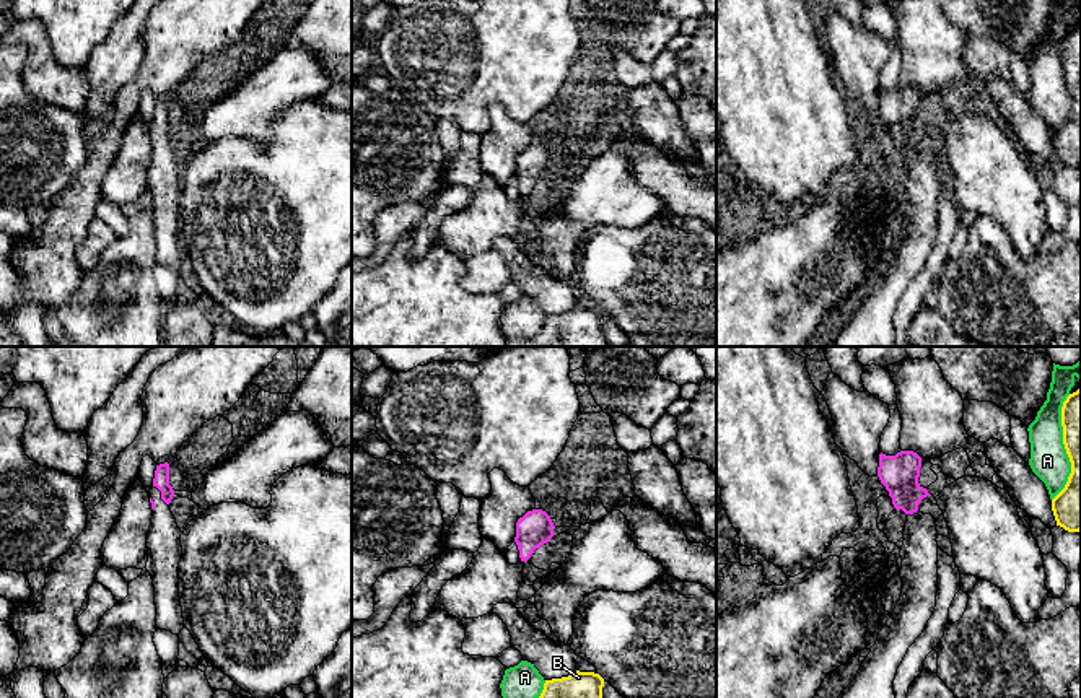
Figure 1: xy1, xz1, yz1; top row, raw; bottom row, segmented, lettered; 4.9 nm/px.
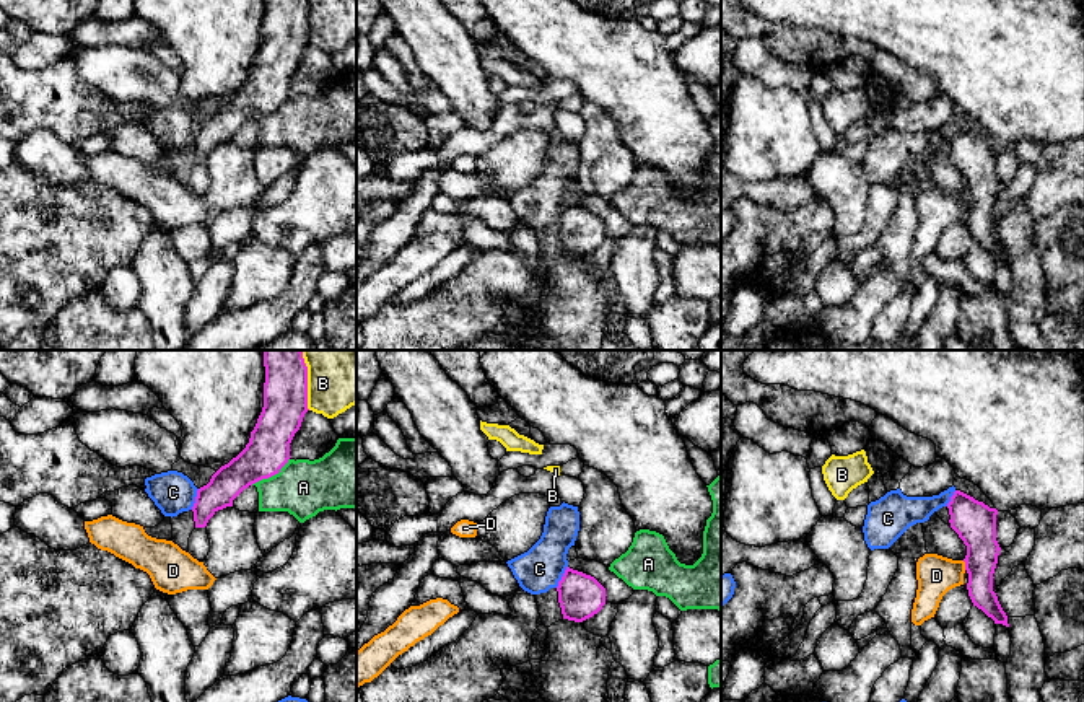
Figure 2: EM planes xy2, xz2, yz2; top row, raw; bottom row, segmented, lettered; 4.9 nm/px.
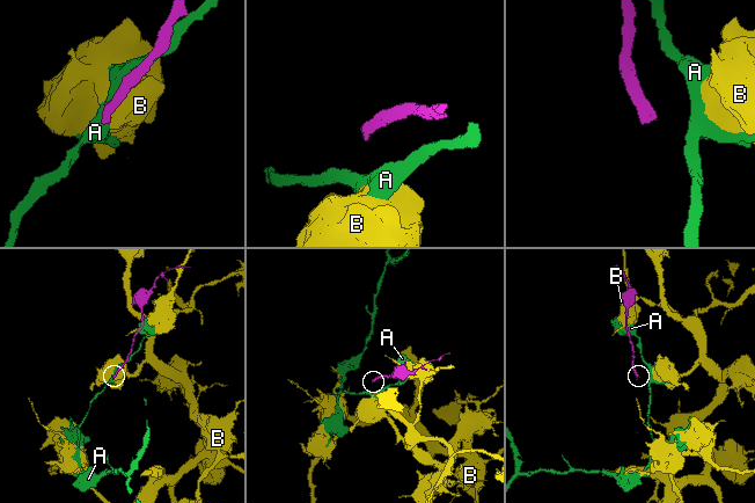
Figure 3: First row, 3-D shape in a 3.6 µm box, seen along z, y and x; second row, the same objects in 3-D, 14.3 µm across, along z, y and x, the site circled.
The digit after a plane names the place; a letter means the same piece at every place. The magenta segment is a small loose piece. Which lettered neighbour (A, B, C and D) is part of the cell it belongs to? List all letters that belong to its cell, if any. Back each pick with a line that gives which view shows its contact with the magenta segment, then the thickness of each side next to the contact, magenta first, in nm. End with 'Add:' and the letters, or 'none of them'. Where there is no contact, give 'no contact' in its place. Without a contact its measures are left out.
Add: none of them

